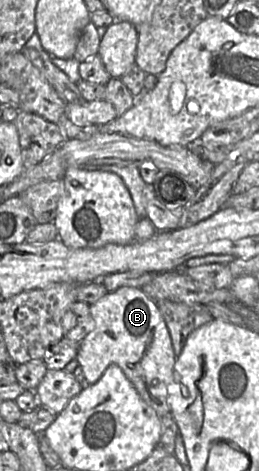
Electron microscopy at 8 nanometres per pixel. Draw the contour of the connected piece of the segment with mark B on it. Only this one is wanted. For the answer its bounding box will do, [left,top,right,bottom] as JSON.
[77,286,176,417]

